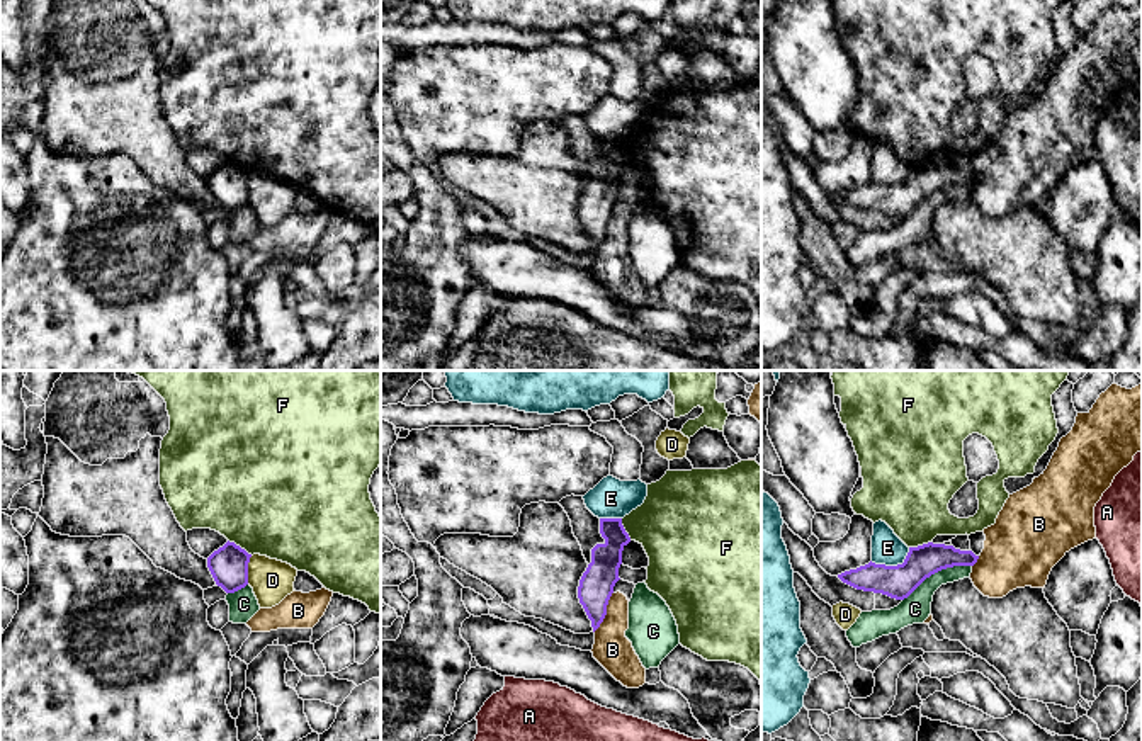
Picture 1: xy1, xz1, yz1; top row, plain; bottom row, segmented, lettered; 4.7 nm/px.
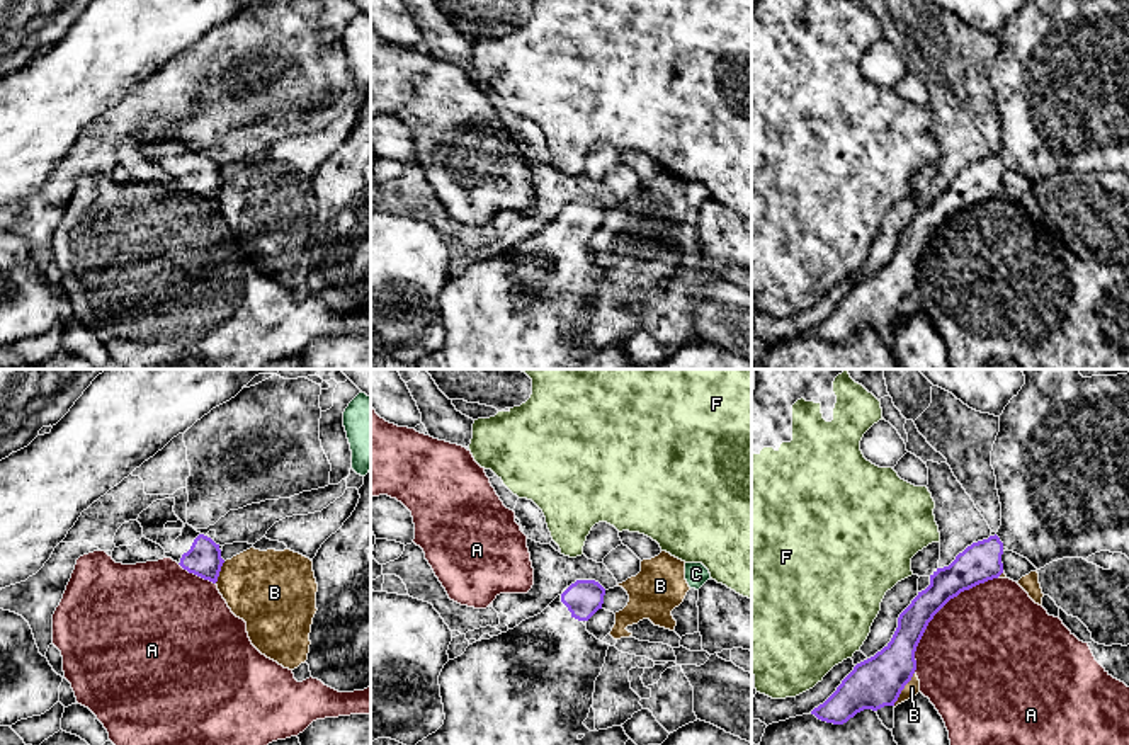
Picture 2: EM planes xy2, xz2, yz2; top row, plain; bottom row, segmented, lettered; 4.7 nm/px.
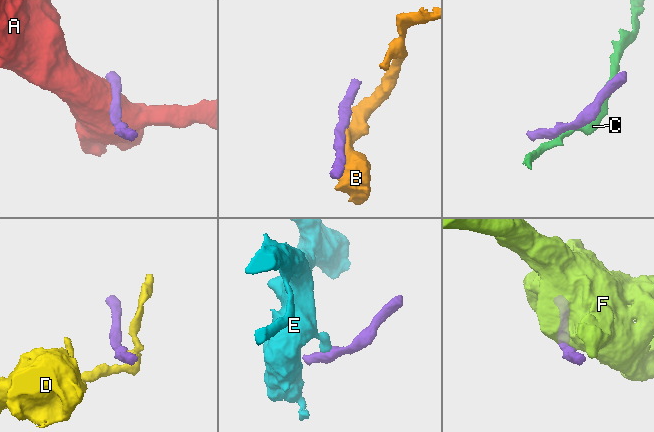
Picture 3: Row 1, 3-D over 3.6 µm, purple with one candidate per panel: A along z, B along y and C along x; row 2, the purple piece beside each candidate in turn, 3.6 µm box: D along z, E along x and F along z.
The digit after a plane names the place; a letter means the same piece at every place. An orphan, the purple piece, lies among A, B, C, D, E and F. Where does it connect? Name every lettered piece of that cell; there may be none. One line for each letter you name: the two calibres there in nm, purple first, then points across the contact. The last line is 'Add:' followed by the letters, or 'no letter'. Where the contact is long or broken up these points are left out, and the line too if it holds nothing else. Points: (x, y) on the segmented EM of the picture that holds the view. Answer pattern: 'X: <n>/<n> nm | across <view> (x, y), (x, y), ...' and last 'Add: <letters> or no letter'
Add: no letter

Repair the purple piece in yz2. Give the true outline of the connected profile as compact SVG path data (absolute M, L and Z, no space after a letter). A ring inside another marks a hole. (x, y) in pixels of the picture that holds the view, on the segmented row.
M1020 369L1025 384L1000 415L1000 432L991 451L991 466L1001 503L1001 526L995 536L973 543L956 560L930 575L930 585L918 592L899 614L891 641L874 657L857 663L837 691L811 711L818 719L843 725L864 709L894 706L916 670L915 651L933 616L961 592L998 578L1007 548L1027 558L1037 570L1063 558L1122 553L1129 558L1129 372L1083 378L1080 369Z

